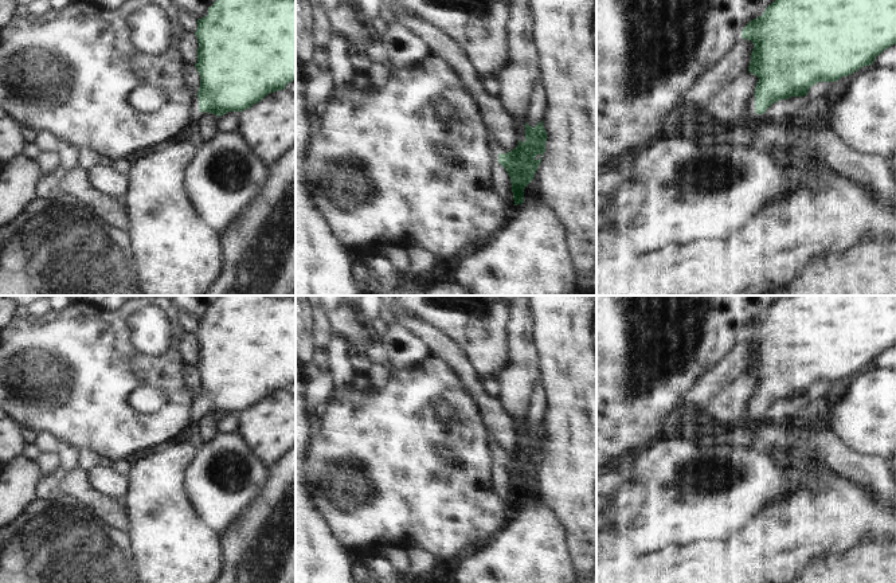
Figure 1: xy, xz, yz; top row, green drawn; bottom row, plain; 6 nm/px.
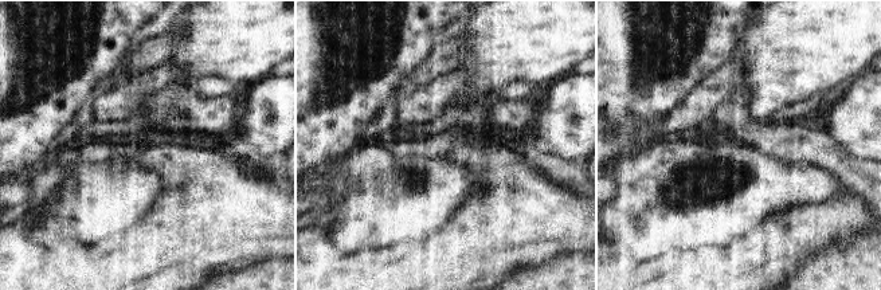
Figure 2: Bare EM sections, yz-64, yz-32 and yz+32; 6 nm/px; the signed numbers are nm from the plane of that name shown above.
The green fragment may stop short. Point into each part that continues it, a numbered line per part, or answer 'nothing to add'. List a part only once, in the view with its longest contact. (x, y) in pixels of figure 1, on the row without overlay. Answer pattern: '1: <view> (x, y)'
1: yz (751, 415)

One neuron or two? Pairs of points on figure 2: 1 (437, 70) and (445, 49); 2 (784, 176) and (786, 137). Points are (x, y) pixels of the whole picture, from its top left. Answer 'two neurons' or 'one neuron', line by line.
1: one neuron
2: two neurons

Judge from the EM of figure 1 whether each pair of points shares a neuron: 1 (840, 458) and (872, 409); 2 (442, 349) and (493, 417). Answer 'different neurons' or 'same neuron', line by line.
1: different neurons
2: same neuron

